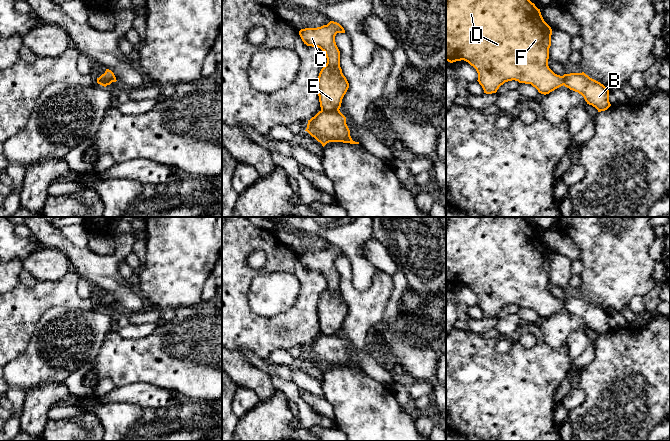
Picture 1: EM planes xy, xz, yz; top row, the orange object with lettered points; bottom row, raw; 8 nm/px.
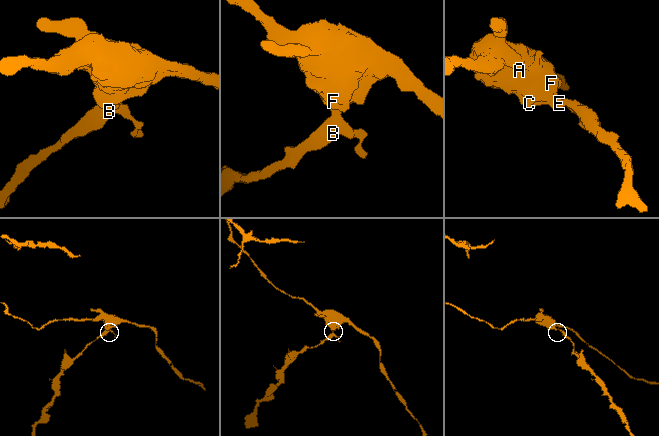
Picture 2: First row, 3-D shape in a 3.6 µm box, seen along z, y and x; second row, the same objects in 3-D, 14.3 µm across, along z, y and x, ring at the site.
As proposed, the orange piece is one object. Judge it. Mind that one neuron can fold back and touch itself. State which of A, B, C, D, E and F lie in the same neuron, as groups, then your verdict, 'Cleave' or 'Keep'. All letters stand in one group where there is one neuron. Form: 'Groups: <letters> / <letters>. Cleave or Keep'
Groups: A C D E F / B. Cleave

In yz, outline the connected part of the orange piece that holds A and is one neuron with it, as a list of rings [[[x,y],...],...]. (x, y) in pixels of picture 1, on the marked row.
[[[446,0],[446,61],[453,63],[464,60],[473,66],[478,73],[478,82],[484,93],[496,93],[501,85],[508,81],[531,84],[541,94],[549,94],[564,85],[563,76],[555,74],[548,66],[549,48],[551,46],[551,27],[544,21],[540,9],[530,0]]]

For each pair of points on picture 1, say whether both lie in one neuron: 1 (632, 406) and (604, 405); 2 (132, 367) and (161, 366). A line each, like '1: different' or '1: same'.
1: same
2: same

